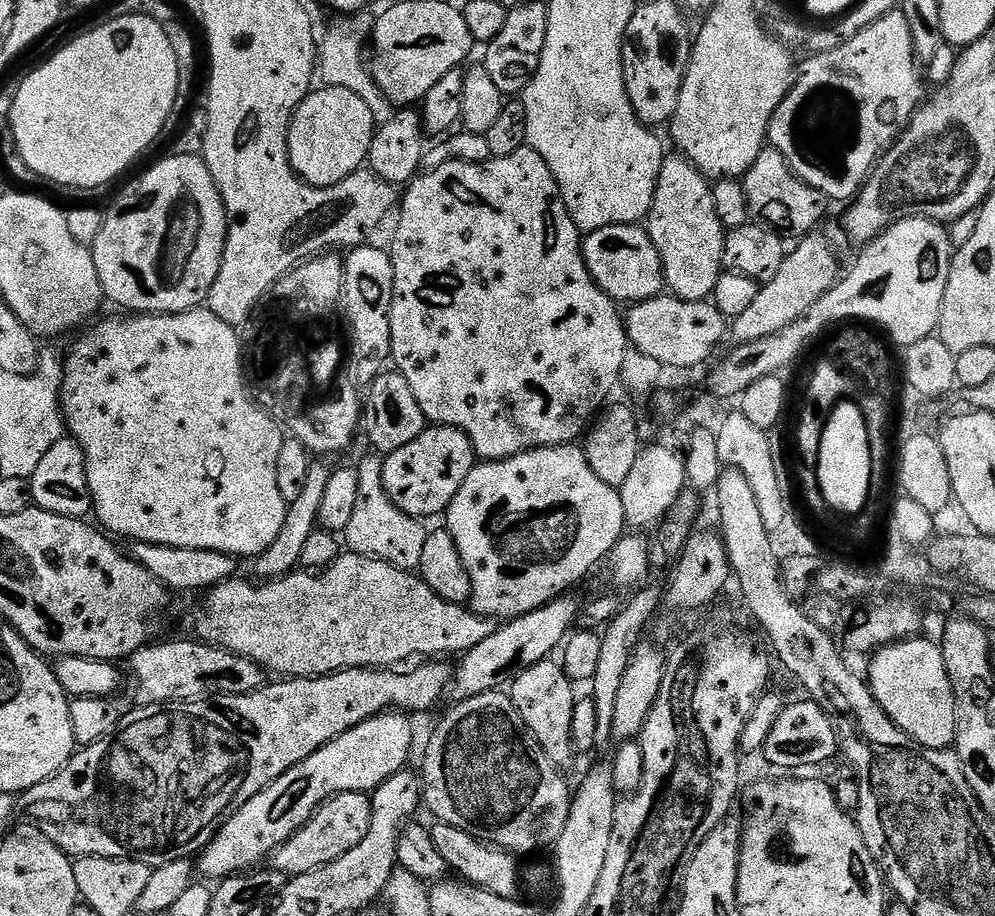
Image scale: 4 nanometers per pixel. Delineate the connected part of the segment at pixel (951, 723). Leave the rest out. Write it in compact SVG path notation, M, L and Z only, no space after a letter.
M913 638L881 648L871 657L866 679L882 710L923 748L951 749L956 743L956 699L939 643Z

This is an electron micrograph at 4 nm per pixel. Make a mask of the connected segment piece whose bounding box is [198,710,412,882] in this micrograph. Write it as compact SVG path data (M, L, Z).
M399 710L381 712L380 715L354 726L346 734L334 738L326 746L322 746L310 758L306 758L298 766L294 766L282 778L278 778L266 790L254 794L238 814L234 814L218 830L204 851L198 856L198 872L212 882L219 882L229 876L247 873L269 859L276 849L295 834L298 829L316 813L317 808L329 796L337 796L343 792L367 792L372 794L380 784L391 778L405 767L408 755L412 752L412 724L407 715Z

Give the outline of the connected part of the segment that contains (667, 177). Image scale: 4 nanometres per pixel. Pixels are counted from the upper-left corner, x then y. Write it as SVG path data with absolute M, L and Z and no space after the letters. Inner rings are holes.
M669 155L656 179L654 202L646 217L648 237L660 255L667 291L680 300L711 297L723 269L722 250L726 230L714 210L712 184L683 155Z

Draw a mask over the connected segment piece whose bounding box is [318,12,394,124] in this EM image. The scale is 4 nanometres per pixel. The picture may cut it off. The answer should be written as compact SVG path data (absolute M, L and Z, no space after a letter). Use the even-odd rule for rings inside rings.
M370 12L359 13L334 22L326 36L324 44L318 50L318 74L325 87L350 90L358 94L368 106L377 123L384 123L392 117L394 106L385 98L384 92L378 87L371 69L364 60L366 40L375 29L375 15Z

